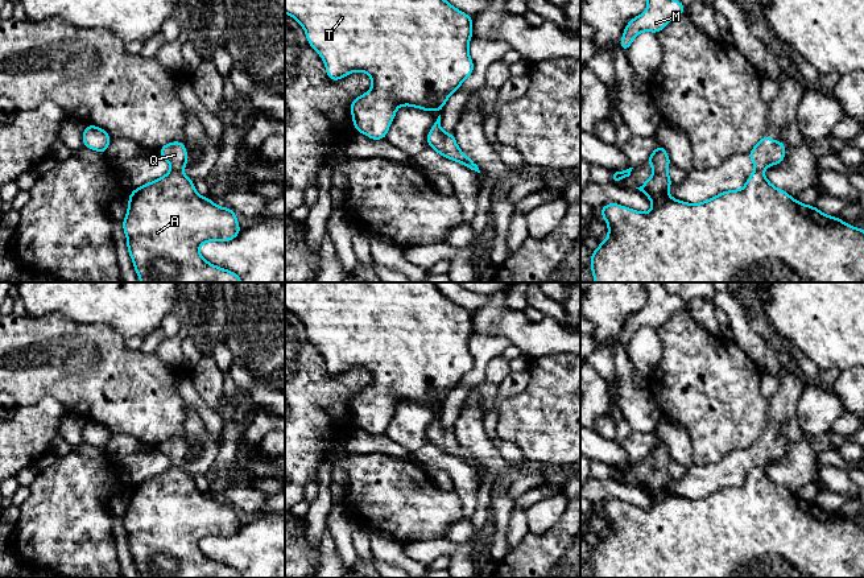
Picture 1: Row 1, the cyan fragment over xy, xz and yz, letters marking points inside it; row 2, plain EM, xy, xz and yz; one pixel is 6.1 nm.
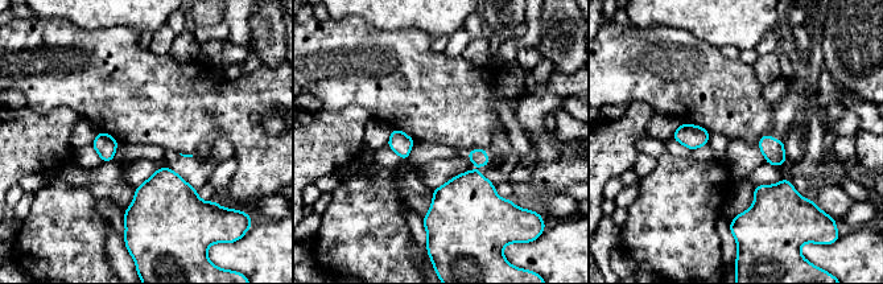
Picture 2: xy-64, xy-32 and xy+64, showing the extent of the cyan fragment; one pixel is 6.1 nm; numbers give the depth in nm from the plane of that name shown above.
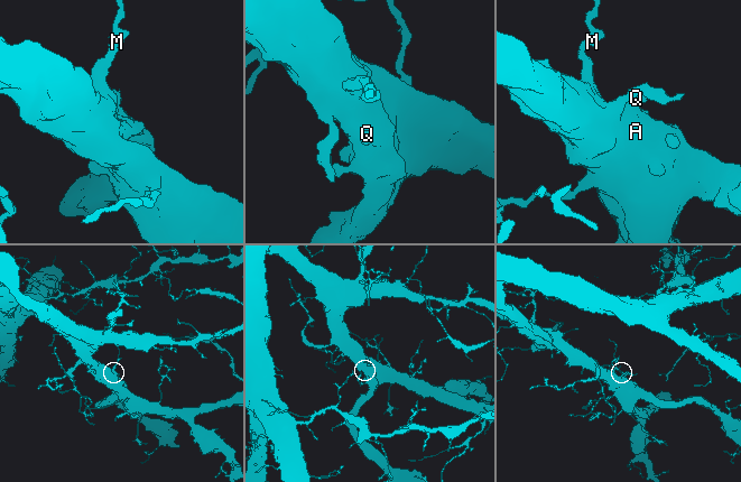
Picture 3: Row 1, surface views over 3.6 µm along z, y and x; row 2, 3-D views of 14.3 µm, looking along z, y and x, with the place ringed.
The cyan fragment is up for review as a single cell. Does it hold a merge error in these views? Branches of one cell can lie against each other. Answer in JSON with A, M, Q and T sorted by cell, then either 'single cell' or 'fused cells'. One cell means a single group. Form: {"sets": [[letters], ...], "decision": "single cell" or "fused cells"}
{"sets": [["A", "M", "T"], ["Q"]], "decision": "fused cells"}

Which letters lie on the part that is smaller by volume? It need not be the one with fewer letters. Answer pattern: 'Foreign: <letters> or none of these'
Foreign: Q

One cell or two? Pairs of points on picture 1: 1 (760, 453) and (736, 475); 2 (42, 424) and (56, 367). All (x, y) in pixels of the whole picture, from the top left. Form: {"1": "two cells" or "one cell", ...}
{"1": "one cell", "2": "two cells"}

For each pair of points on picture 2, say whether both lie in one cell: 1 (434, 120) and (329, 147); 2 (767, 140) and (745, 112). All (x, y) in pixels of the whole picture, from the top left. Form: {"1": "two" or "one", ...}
{"1": "two", "2": "two"}

